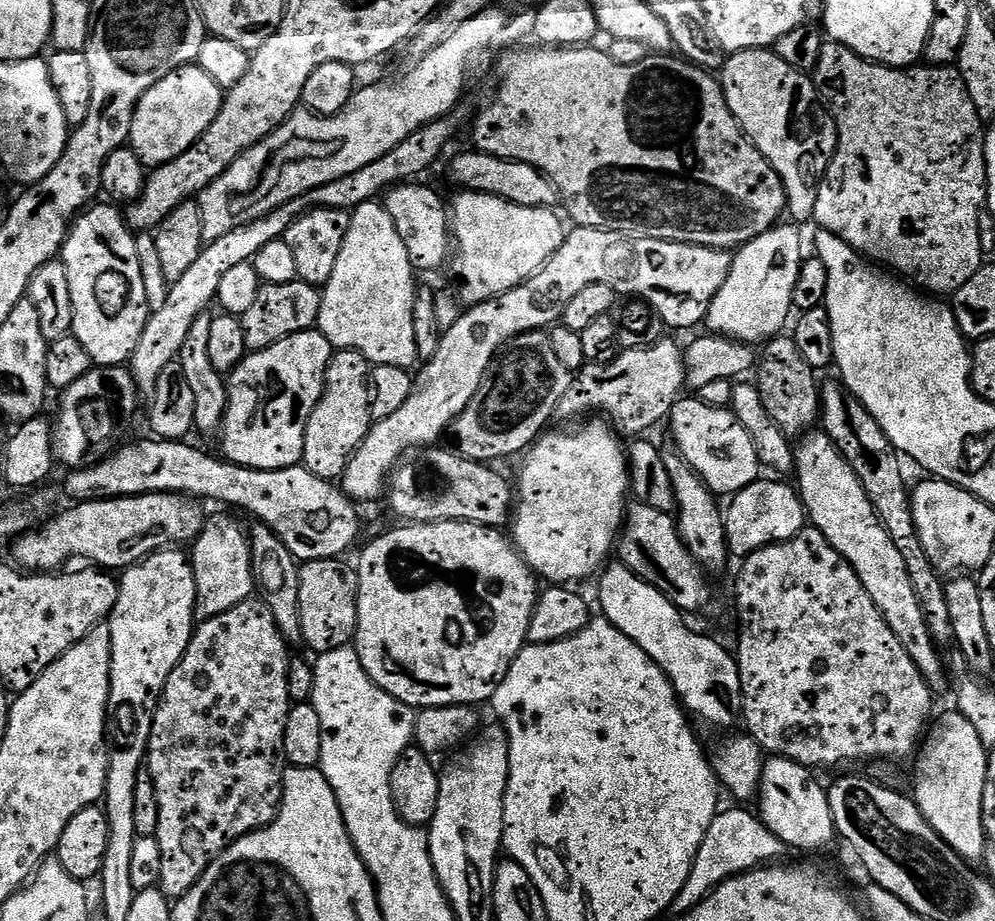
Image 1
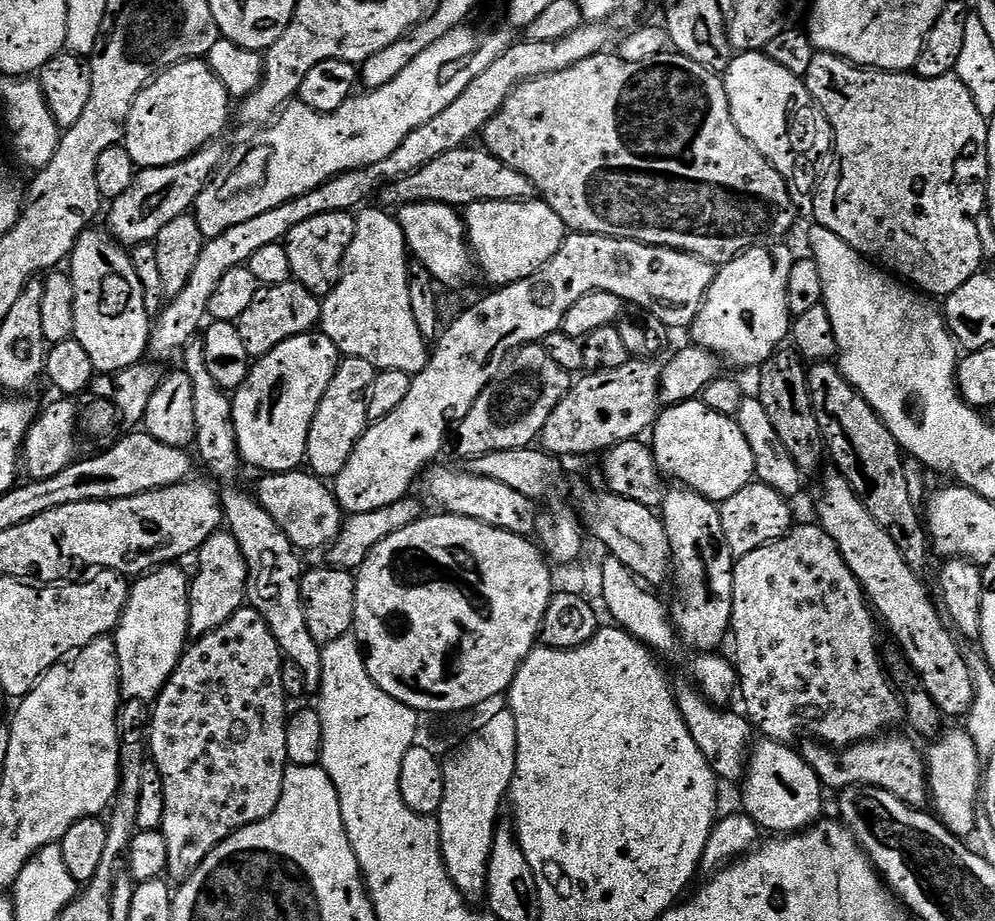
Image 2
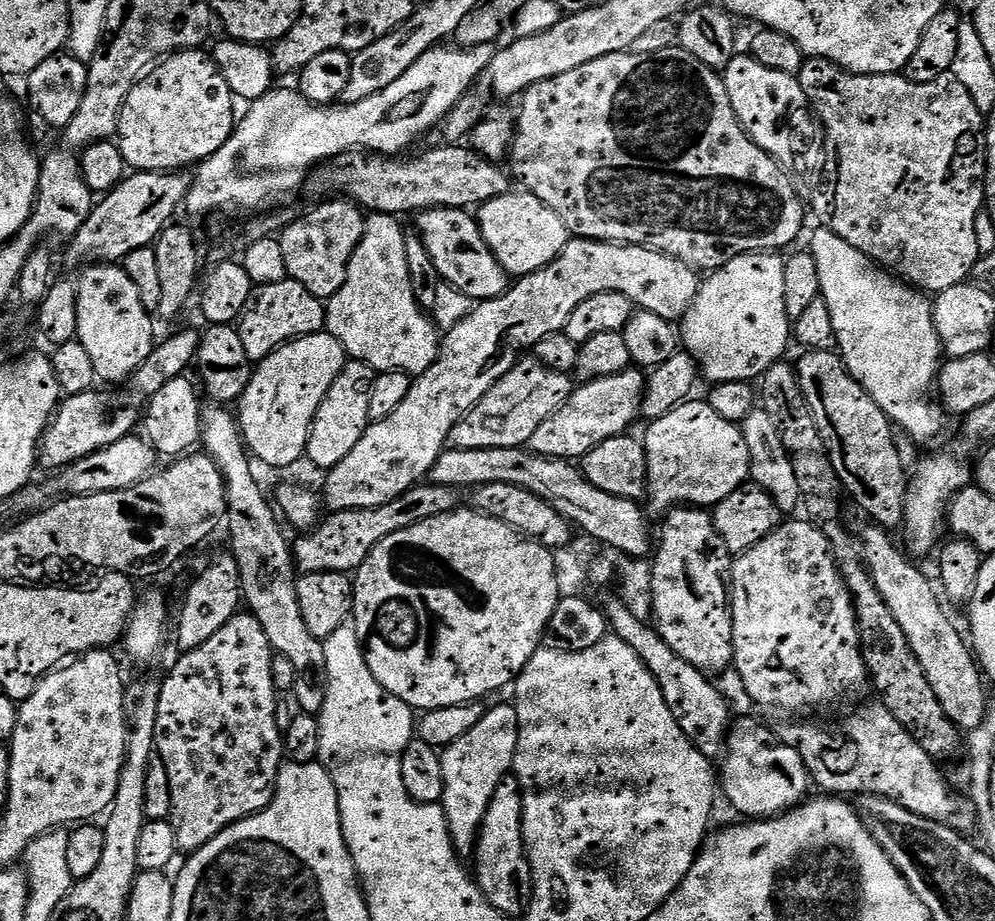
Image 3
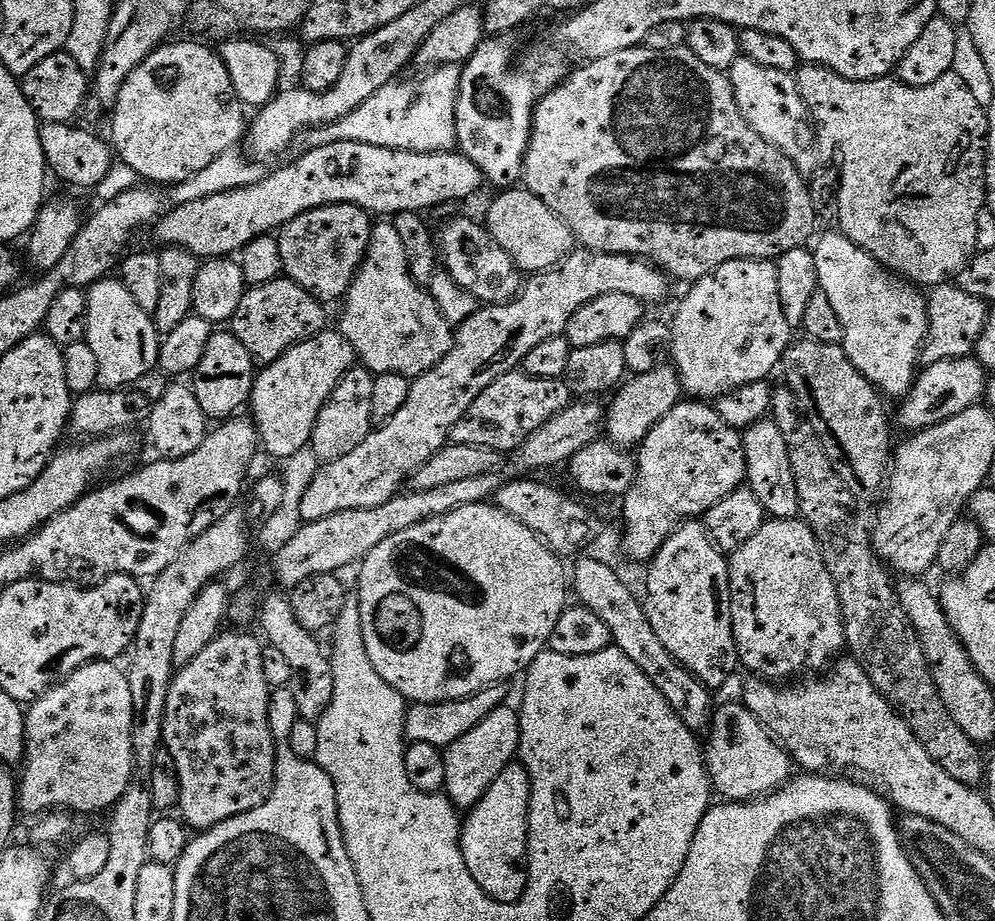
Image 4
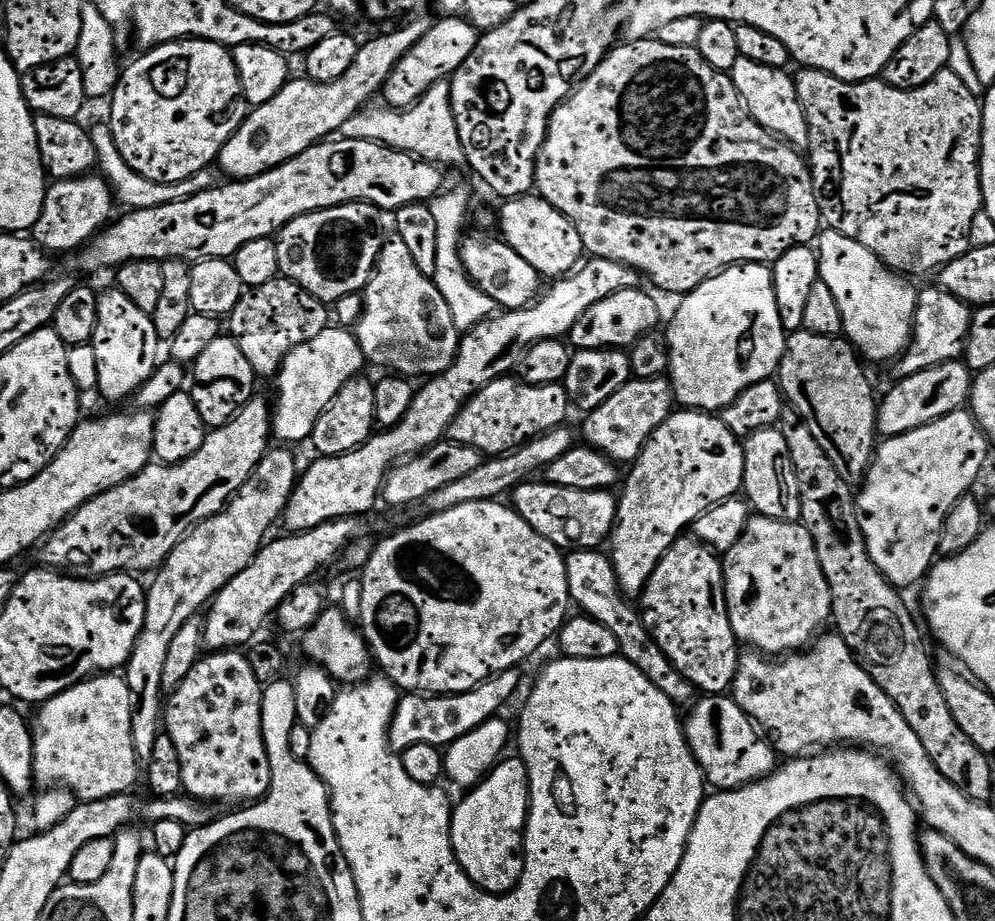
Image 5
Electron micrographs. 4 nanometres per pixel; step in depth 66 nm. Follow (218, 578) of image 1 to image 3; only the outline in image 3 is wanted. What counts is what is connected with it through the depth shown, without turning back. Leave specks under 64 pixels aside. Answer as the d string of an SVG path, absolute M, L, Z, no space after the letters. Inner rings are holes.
M231 554L224 556L216 556L204 568L204 573L193 582L188 593L184 596L184 605L180 608L180 617L174 620L174 644L180 647L181 653L190 650L198 650L198 646L202 646L202 642L214 638L214 634L218 634L218 630L222 630L222 626L226 626L226 622L230 622L230 618L234 618L242 608L242 593L240 591L240 571L238 570L238 562Z

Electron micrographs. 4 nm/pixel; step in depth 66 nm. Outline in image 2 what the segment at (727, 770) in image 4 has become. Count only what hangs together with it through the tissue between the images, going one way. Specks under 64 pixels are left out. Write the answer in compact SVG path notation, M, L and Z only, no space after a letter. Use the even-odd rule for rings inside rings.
M760 738L751 745L750 757L746 765L746 775L742 781L744 787L744 808L743 811L761 829L776 834L800 834L812 827L821 819L820 811L824 808L825 789L822 787L818 774L813 770L795 747L779 740Z

